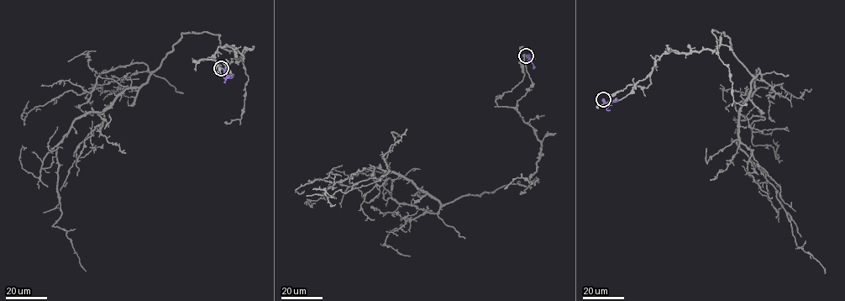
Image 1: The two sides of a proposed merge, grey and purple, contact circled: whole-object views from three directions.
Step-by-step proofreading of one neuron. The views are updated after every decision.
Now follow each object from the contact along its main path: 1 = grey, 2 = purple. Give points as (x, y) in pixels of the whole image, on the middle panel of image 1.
1: (526, 55), (532, 83), (517, 110), (541, 150), (529, 185), (442, 204), (371, 167), (314, 188), (334, 204)
2: (526, 55), (532, 68)

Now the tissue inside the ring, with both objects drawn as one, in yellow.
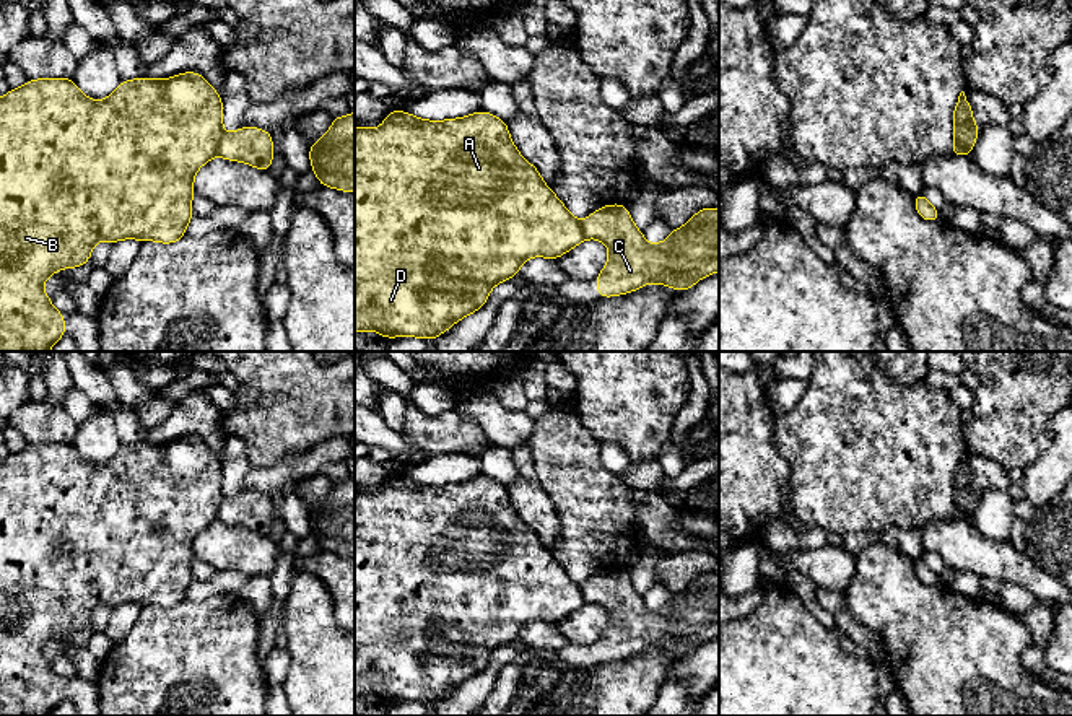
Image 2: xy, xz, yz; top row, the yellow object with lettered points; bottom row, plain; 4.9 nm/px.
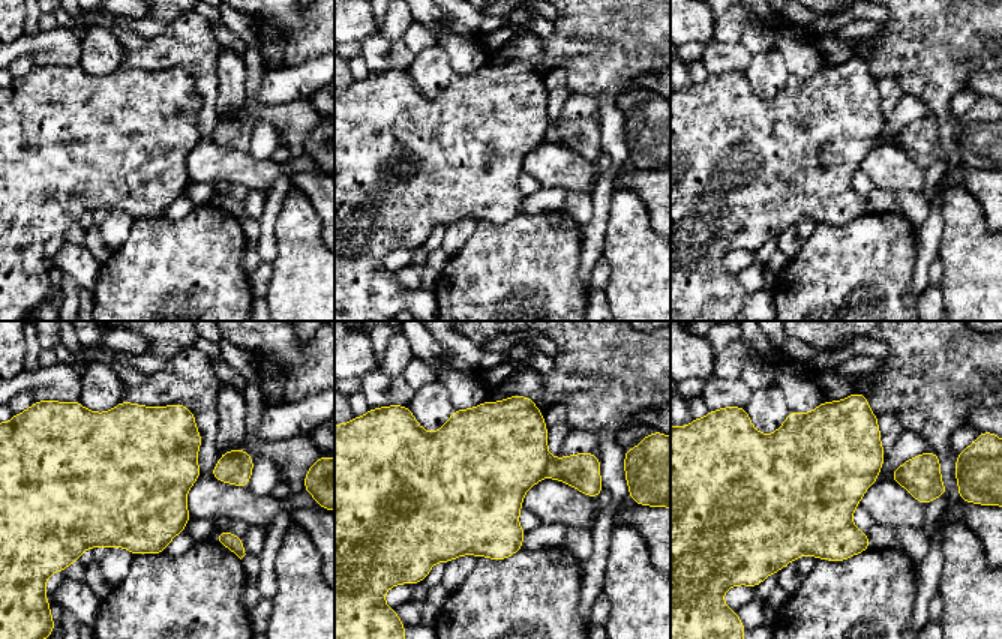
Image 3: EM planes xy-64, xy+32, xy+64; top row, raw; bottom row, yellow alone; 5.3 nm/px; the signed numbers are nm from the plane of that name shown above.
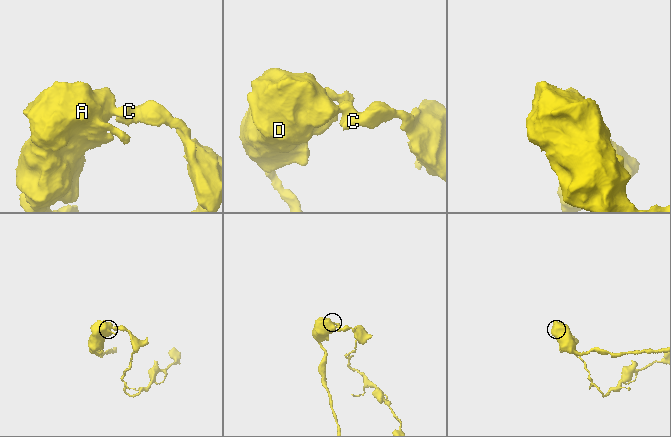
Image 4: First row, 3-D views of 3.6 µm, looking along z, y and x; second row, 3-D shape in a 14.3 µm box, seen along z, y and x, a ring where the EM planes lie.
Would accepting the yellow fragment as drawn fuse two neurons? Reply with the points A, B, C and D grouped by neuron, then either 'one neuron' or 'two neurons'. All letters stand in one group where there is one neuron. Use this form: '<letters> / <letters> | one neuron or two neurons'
A B D / C | two neurons

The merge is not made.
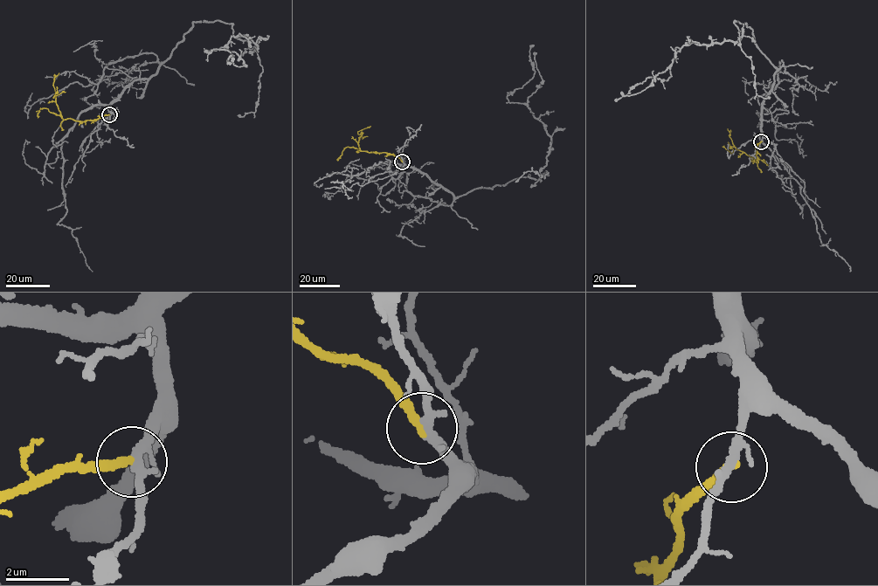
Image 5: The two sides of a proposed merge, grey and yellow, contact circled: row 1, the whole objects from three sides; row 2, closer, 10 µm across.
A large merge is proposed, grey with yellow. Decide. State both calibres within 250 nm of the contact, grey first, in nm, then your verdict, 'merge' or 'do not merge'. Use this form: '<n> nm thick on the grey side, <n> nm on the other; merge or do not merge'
240 nm thick on the grey side, 280 nm on the other; merge

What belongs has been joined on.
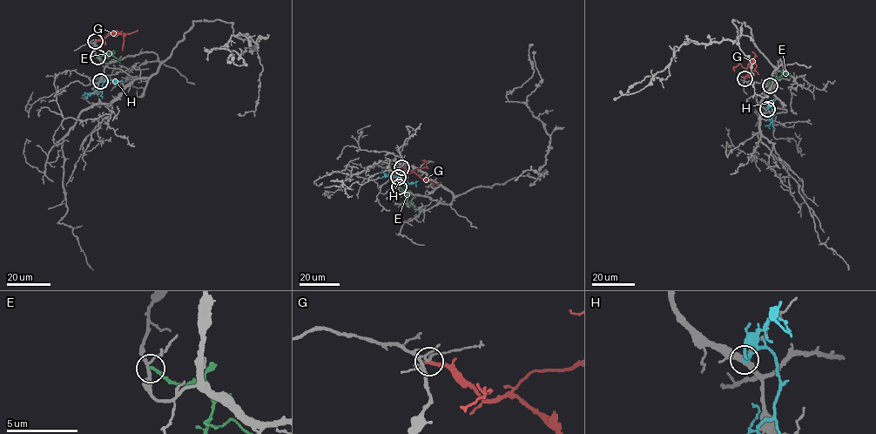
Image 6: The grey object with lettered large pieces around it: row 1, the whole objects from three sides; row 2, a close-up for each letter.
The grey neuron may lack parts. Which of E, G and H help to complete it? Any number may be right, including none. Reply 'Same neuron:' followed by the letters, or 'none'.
Same neuron: none

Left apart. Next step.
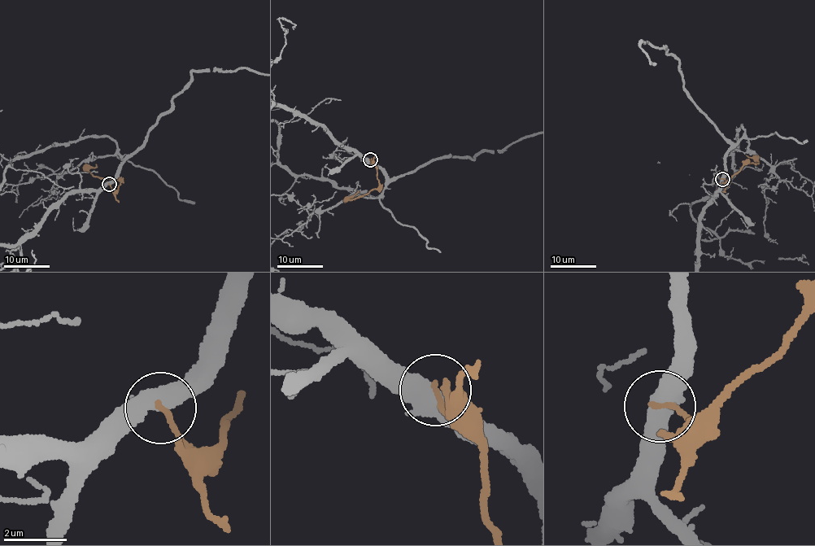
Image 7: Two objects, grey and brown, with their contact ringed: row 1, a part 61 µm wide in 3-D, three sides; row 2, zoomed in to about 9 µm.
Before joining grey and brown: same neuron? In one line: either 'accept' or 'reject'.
reject

